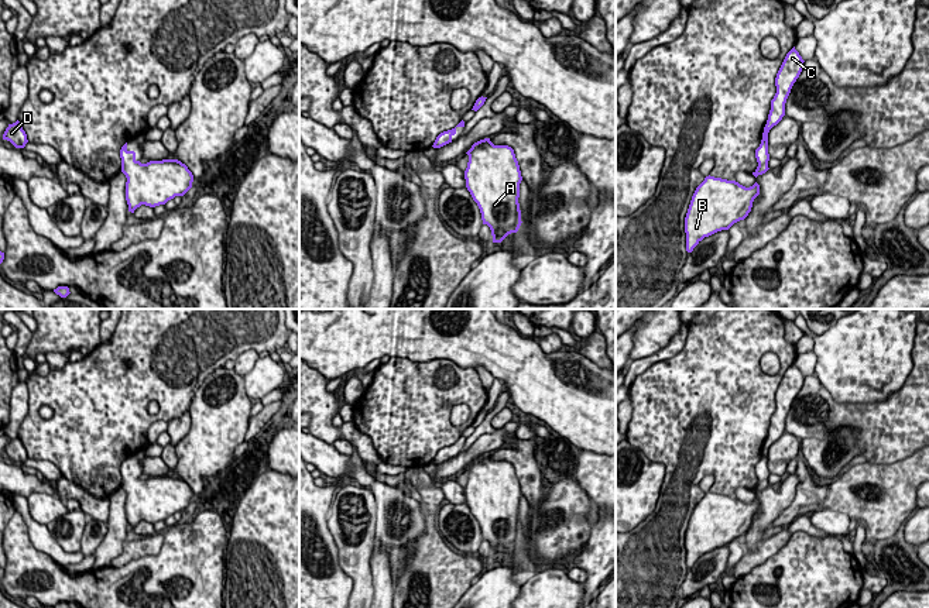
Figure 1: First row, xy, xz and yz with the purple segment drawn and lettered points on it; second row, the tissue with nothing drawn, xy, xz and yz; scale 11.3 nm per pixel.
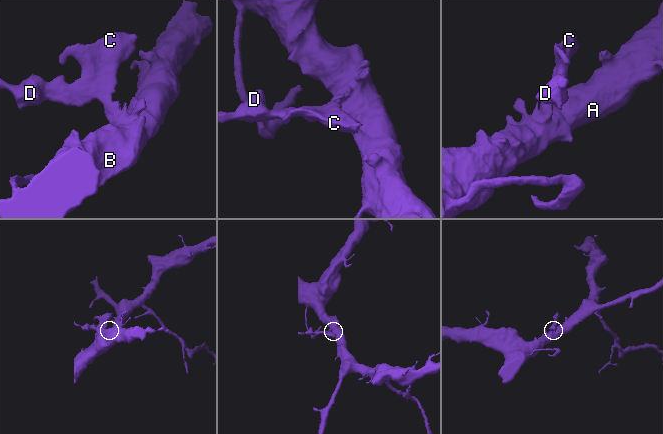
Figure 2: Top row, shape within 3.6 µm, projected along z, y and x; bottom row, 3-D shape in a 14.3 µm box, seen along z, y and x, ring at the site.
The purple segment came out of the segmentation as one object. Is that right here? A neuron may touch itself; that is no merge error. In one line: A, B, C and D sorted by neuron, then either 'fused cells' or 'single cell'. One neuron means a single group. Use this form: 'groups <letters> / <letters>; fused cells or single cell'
groups A B / C D; fused cells

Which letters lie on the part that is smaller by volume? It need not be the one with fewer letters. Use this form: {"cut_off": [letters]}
{"cut_off": ["C", "D"]}

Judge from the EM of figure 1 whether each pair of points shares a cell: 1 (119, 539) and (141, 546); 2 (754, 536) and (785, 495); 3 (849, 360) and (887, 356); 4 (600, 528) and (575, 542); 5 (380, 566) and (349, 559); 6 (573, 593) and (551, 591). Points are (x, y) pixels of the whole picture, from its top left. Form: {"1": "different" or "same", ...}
{"1": "different", "2": "same", "3": "same", "4": "different", "5": "different", "6": "same"}

